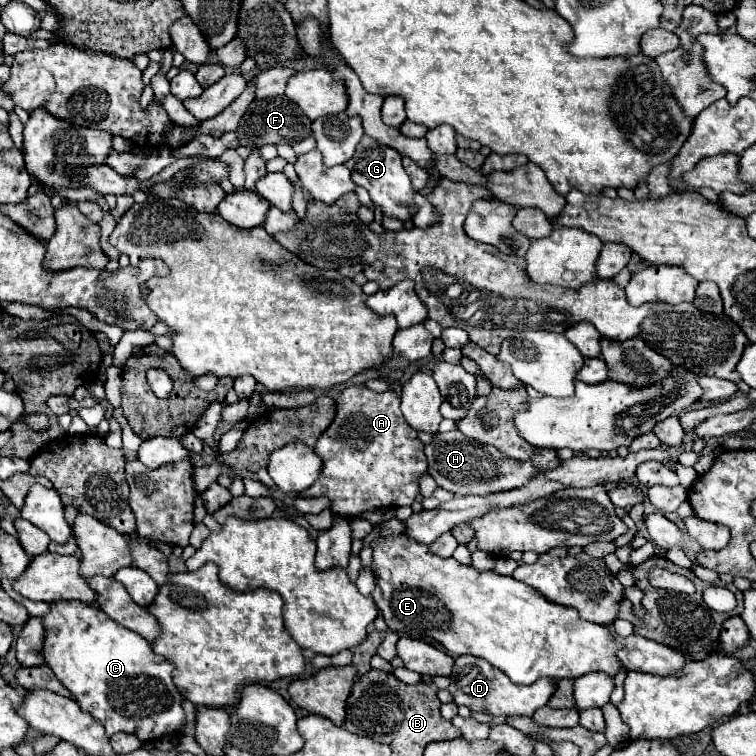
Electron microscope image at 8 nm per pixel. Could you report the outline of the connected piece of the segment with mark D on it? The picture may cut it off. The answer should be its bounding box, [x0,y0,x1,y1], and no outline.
[448,657,554,717]

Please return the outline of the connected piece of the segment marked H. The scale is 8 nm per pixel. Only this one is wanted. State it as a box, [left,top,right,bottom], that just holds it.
[424,429,544,495]

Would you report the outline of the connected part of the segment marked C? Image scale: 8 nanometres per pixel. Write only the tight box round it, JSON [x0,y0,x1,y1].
[42,601,184,741]

